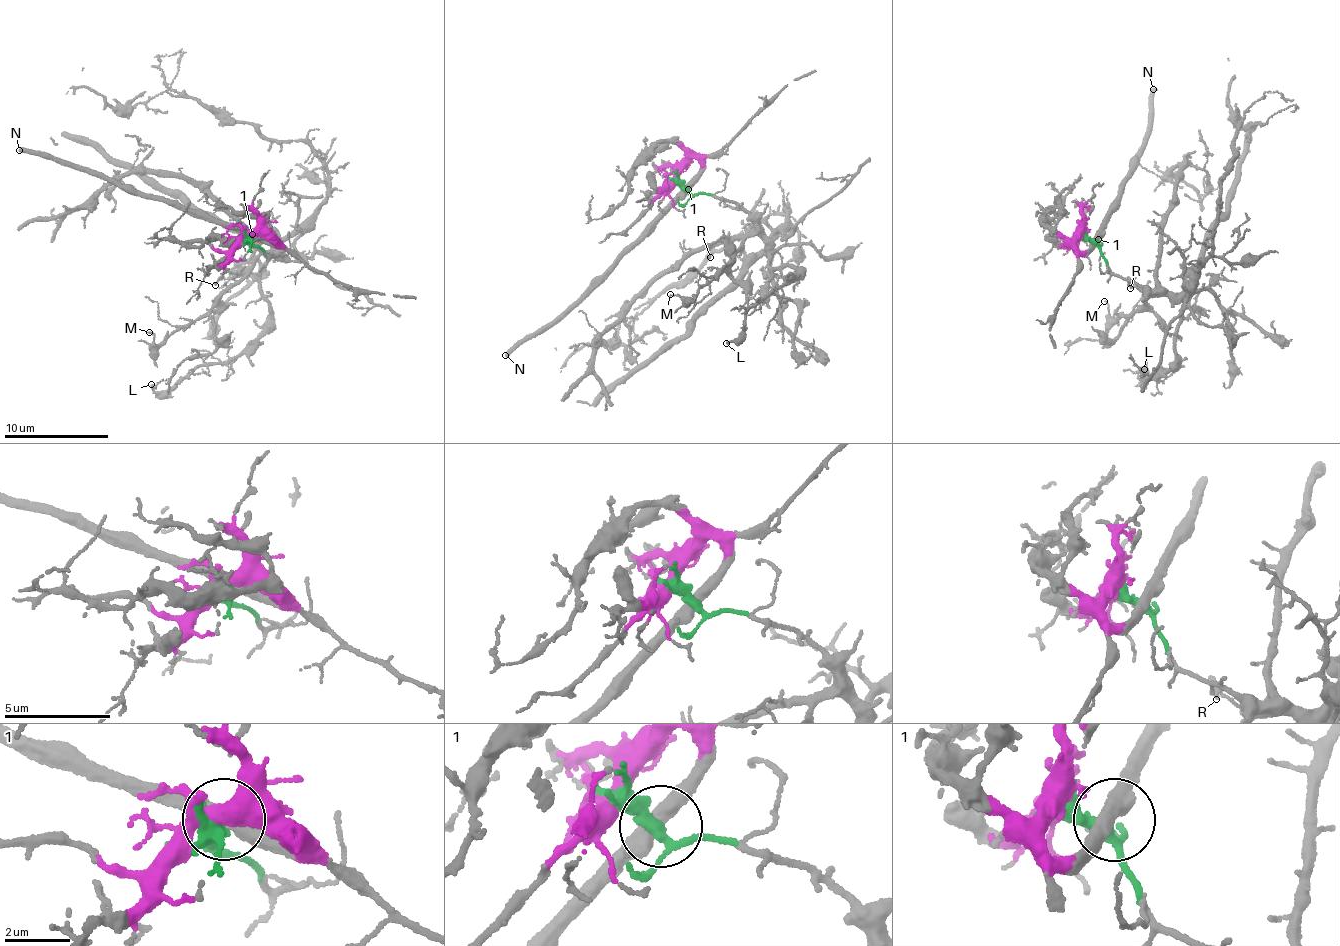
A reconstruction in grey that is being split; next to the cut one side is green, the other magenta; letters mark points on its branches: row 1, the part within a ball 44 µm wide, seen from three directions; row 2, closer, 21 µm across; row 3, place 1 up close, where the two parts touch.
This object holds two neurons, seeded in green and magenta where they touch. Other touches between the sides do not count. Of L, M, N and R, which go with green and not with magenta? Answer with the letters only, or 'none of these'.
L, M, R

